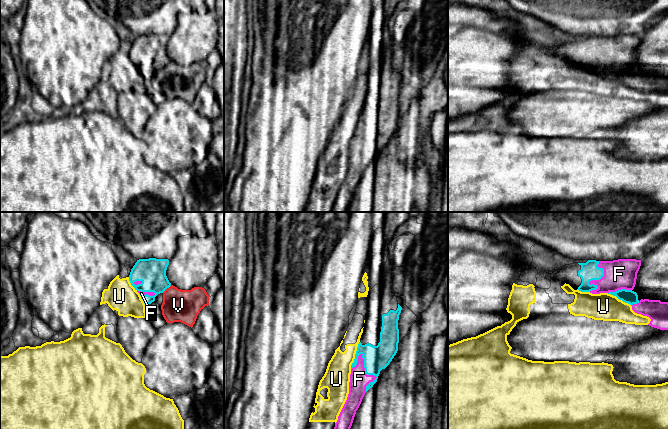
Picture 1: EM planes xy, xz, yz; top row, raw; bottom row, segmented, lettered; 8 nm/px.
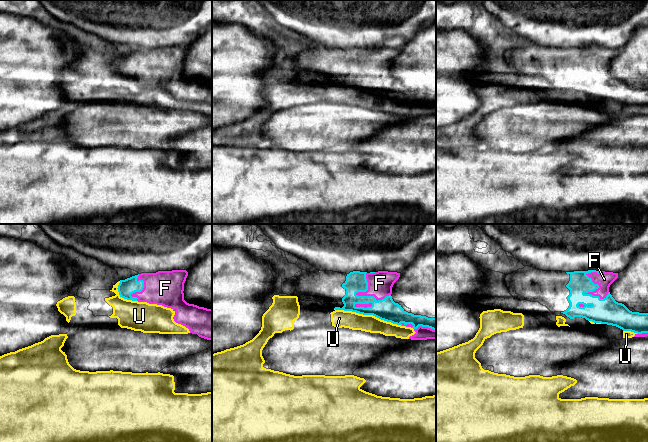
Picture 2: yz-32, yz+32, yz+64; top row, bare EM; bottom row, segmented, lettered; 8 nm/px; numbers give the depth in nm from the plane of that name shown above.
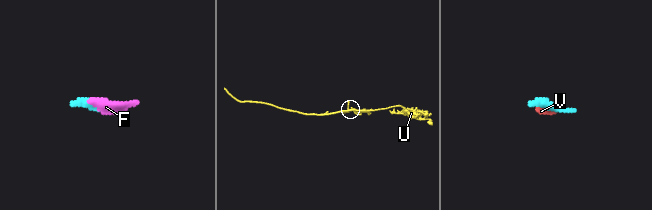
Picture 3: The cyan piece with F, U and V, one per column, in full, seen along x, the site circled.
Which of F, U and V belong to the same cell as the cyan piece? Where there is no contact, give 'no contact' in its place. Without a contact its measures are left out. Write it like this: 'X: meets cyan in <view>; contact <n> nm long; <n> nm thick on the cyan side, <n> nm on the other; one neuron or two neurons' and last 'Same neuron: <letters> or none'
F: meets cyan in xz; contact 320 nm long; 200 nm thick on the cyan side, 150 nm on the other; one neuron
U: meets cyan in xz; contact 240 nm long; 200 nm thick on the cyan side, 220 nm on the other; two neurons
V: meets cyan in xy; contact 100 nm long; 220 nm thick on the cyan side, 260 nm on the other; two neurons
Same neuron: F

